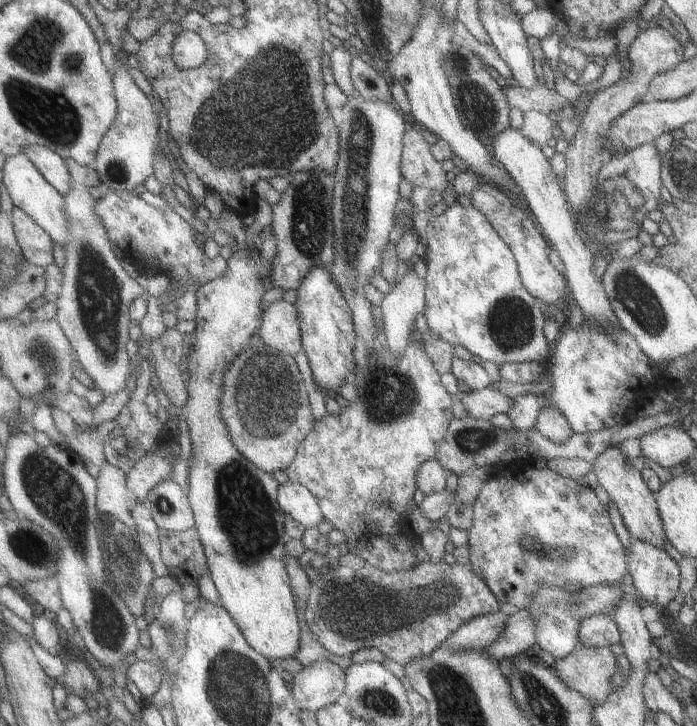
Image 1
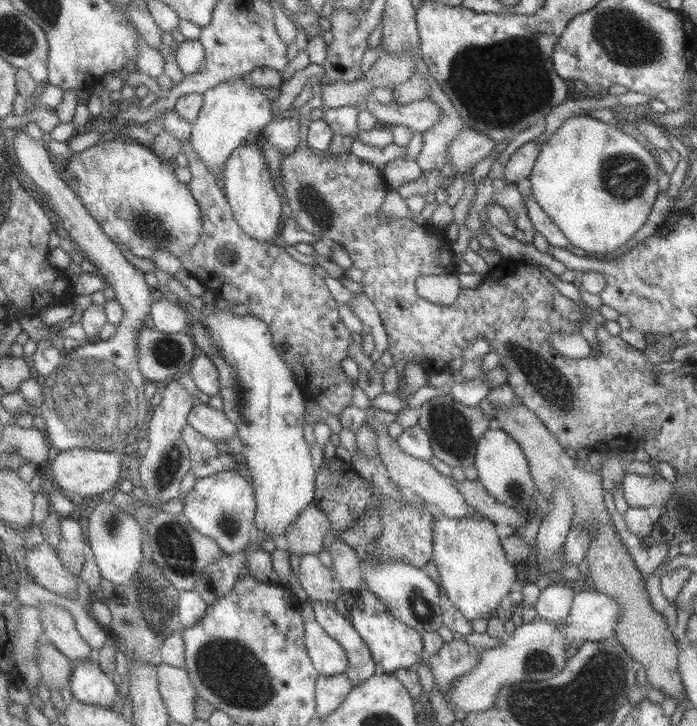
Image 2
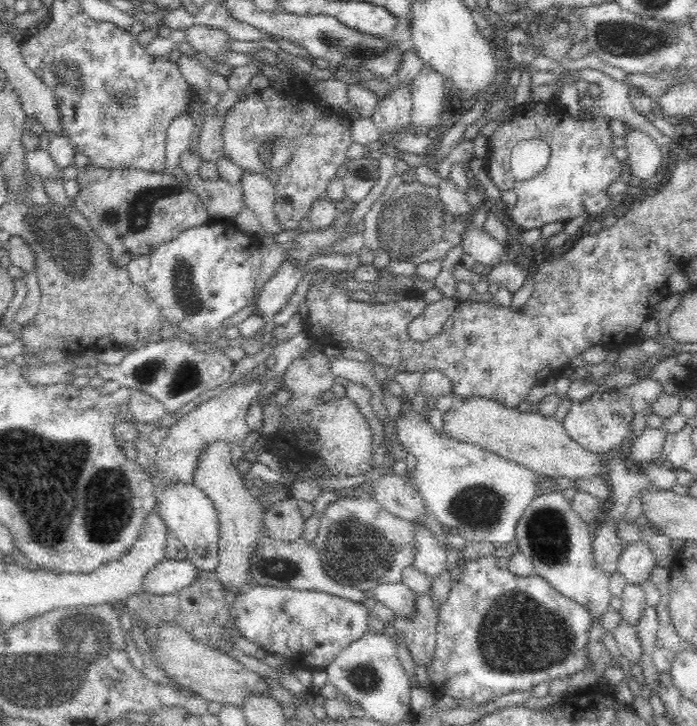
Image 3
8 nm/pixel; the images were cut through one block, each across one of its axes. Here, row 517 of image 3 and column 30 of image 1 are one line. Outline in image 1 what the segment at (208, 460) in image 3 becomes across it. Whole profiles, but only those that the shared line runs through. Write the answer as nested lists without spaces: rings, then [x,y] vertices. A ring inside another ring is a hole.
[[[21,208],[13,210],[14,230],[28,264],[46,267],[54,261],[54,240]]]

